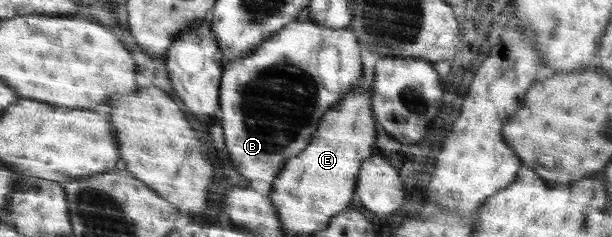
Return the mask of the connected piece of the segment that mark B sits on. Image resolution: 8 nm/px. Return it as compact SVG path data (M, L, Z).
M304 16L299 17L293 23L289 23L280 31L274 32L274 35L267 40L262 41L260 47L247 57L243 57L241 61L229 60L224 69L224 79L220 87L220 109L221 109L221 127L223 127L223 135L225 135L225 145L228 149L231 163L233 167L247 179L252 182L254 179L273 182L279 173L283 170L284 165L289 159L299 156L308 144L312 141L312 136L315 135L316 129L325 116L325 113L330 111L333 105L344 99L354 85L359 83L361 79L361 53L359 53L359 43L353 35L354 31L349 31L347 28L335 29L333 27L319 25L317 22Z

